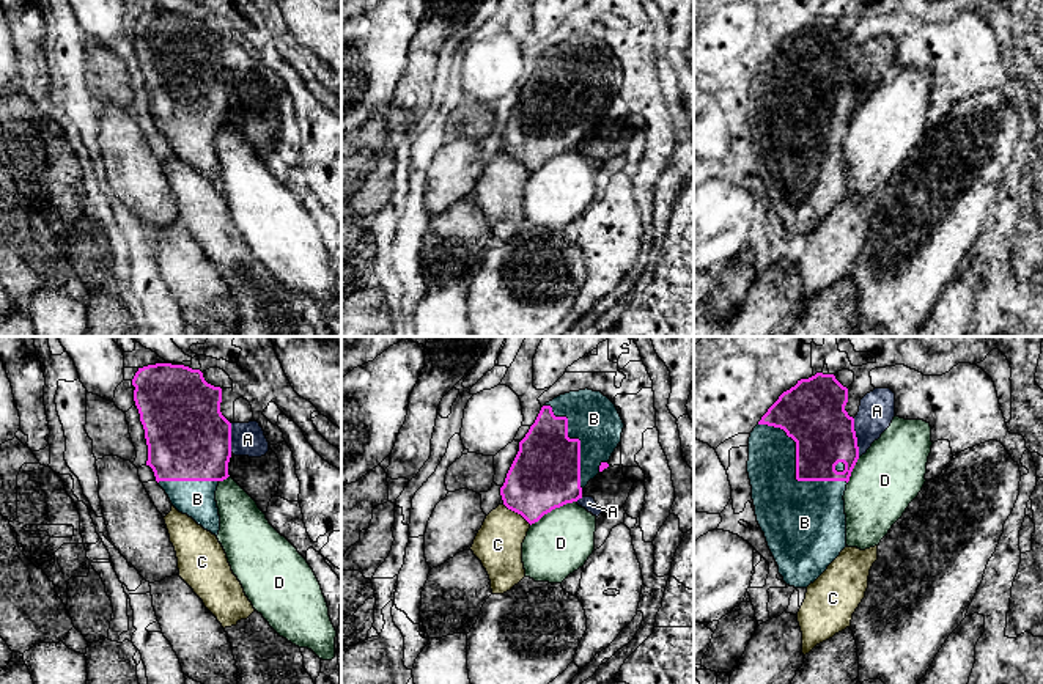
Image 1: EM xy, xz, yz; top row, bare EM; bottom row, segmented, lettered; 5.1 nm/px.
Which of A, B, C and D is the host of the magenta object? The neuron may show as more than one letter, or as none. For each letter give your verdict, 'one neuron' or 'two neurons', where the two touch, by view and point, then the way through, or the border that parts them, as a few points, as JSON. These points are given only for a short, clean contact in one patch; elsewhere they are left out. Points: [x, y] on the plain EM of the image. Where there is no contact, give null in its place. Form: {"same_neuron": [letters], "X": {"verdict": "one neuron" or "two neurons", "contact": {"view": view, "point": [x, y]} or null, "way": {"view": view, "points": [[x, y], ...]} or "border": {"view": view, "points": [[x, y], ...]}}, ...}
{"same_neuron": ["B"], "A": {"verdict": "two neurons", "contact": {"view": "yz", "point": [856, 85]}}, "B": {"verdict": "one neuron", "contact": {"view": "yz", "point": [796, 115]}}, "C": {"verdict": "two neurons", "contact": {"view": "xz", "point": [518, 161]}}, "D": {"verdict": "two neurons", "contact": {"view": "xz", "point": [552, 156]}}}

